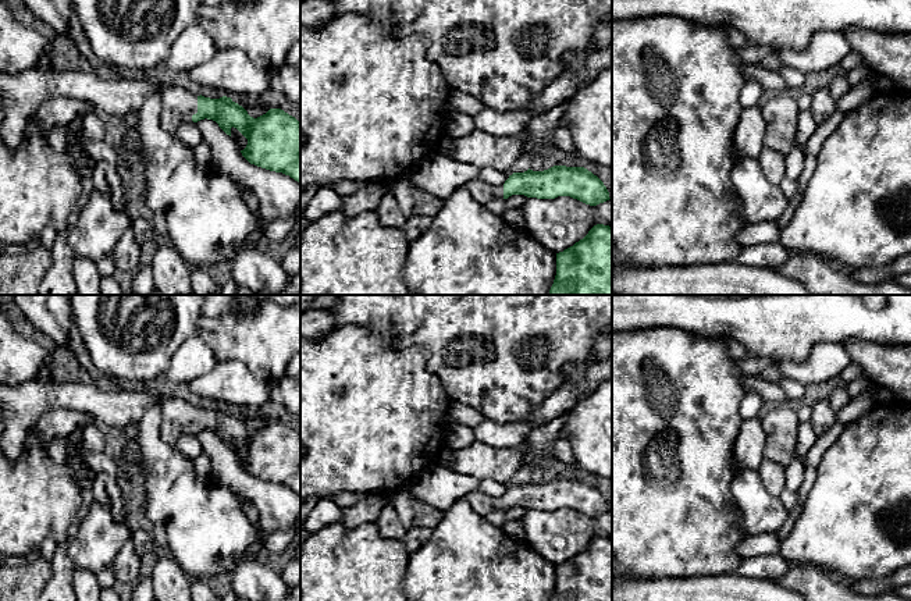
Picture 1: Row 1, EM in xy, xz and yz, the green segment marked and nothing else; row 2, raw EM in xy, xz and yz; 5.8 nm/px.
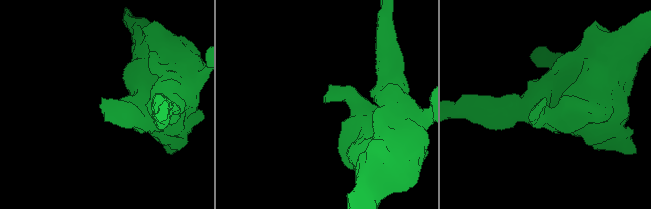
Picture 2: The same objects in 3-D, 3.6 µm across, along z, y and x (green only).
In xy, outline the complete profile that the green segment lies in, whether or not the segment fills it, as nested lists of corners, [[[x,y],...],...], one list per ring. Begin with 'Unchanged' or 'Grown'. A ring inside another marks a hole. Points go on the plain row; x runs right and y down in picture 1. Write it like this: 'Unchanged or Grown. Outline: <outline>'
Grown. Outline: [[[171,396],[161,403],[161,438],[175,445],[184,433],[213,431],[231,448],[236,440],[248,456],[242,467],[257,479],[282,484],[300,494],[300,434],[281,420],[253,430],[231,409],[210,410]]]

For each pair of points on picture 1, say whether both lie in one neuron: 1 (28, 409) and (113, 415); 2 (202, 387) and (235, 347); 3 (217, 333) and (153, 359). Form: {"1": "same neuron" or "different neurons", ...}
{"1": "same neuron", "2": "different neurons", "3": "different neurons"}

